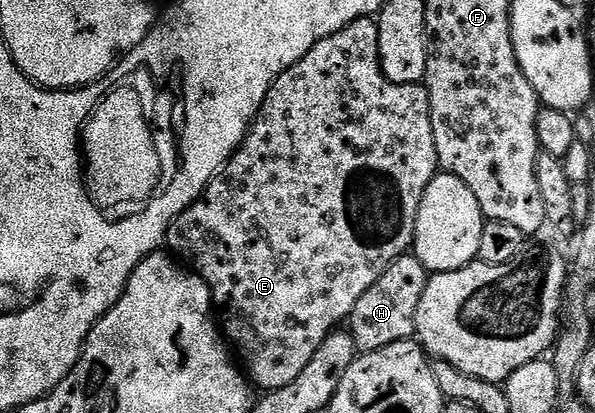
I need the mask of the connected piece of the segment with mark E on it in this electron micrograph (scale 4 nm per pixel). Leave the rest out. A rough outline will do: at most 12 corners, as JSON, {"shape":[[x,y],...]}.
{"shape":[[360,17],[172,221],[249,382],[413,248],[428,90]]}

